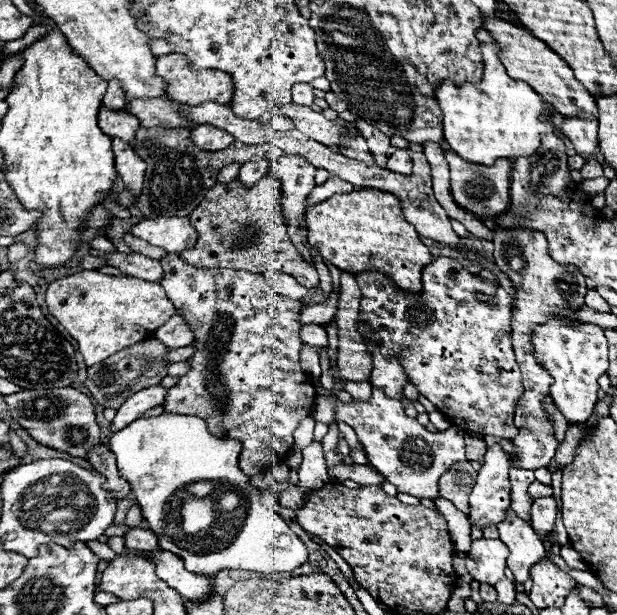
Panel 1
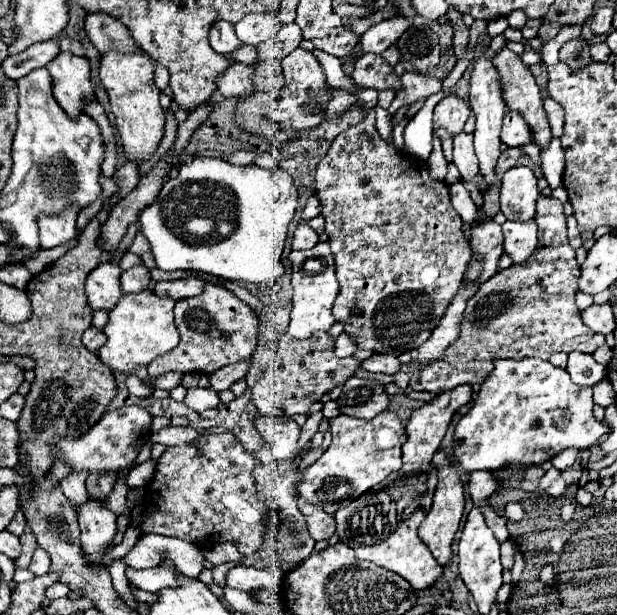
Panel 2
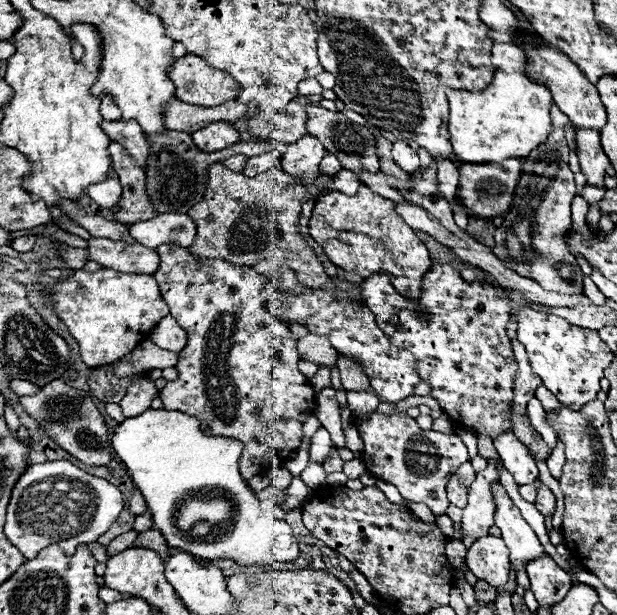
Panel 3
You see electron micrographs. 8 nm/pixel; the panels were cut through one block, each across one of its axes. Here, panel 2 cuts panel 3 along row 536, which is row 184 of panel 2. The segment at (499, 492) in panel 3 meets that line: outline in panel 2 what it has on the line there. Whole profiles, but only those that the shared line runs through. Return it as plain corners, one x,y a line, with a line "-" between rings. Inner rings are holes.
518,166
510,168
502,176
500,190
500,210
508,220
528,222
536,216
536,200
540,190
536,186
536,176
530,168

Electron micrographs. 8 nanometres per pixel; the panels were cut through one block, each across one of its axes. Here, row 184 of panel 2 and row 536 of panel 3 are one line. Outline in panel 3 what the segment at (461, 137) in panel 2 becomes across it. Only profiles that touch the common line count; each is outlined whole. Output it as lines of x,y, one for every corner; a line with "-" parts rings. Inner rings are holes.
488,460
488,466
476,474
476,480
468,492
468,506
464,508
462,528
466,536
486,536
488,528
494,526
496,502
492,494
492,484
500,480
500,460

